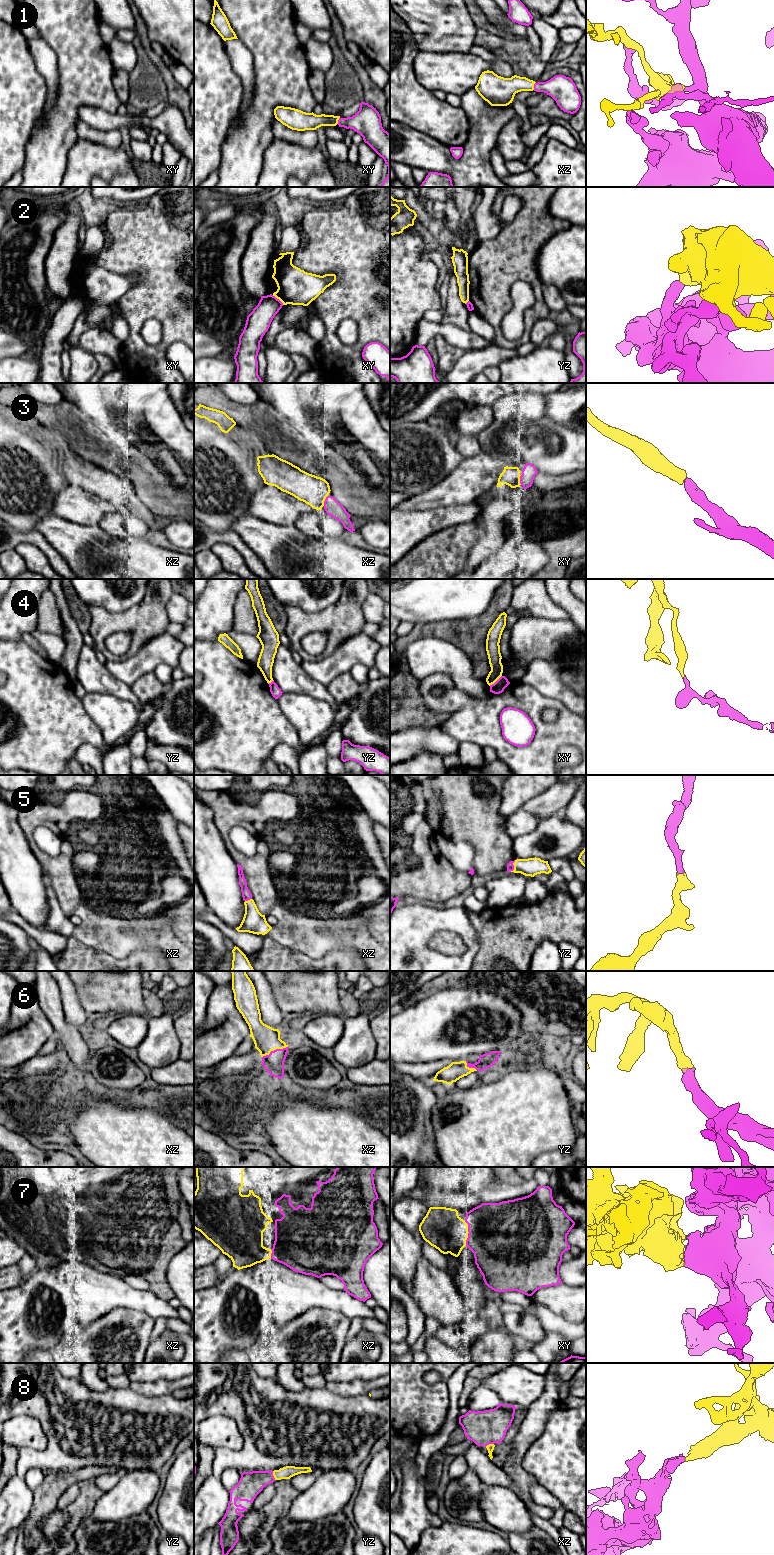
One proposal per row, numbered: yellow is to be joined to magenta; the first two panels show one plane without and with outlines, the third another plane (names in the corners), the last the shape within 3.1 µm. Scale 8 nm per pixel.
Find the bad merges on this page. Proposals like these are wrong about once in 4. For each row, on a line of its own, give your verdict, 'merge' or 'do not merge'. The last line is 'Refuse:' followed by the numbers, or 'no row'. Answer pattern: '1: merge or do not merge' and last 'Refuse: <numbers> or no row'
1: merge
2: do not merge
3: merge
4: do not merge
5: merge
6: merge
7: merge
8: merge
Refuse: 2, 4

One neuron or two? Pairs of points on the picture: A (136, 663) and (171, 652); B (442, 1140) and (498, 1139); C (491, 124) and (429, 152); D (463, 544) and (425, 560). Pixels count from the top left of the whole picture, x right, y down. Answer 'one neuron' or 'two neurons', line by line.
A: one neuron
B: one neuron
C: one neuron
D: one neuron

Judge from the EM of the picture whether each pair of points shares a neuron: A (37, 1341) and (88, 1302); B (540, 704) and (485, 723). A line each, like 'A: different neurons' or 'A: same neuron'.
A: same neuron
B: same neuron

